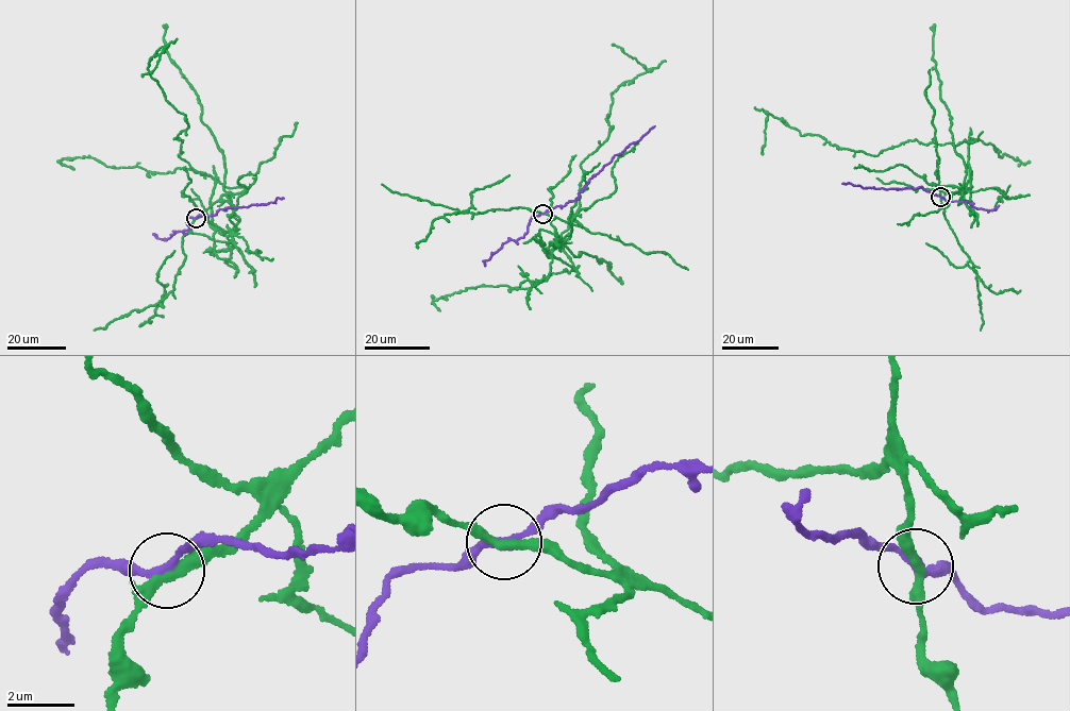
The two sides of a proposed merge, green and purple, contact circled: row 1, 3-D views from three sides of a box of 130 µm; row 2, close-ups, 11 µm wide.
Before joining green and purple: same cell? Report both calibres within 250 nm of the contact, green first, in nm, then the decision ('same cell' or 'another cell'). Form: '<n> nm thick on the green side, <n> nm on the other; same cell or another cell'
280 nm thick on the green side, 240 nm on the other; another cell

